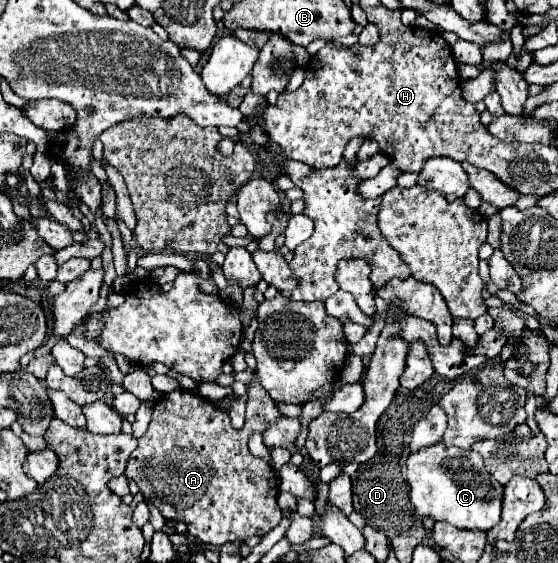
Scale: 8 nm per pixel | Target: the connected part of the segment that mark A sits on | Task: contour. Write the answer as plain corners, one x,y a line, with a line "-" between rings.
256,373
252,377
252,383
248,383
246,387
248,387
250,419
246,419
242,429
234,429
230,425
230,417
224,415
224,411
220,411
218,407
212,405
212,401
196,393
178,389
178,391
160,395
158,401
154,403
150,427
142,435
142,439
138,439
138,449
134,449
124,471
124,475
130,481
138,483
146,501
150,501
156,509
160,509
160,513
166,519
186,521
188,533
198,543
204,543
204,545
218,547
228,541
244,541
246,537
252,537
252,535
262,537
264,533
274,529
282,519
282,511
276,503
276,495
278,495
276,471
272,469
270,463
254,457
248,451
248,437
254,431
262,433
270,423
268,419
282,417
282,413
272,401
272,397
268,397
268,391
256,379

